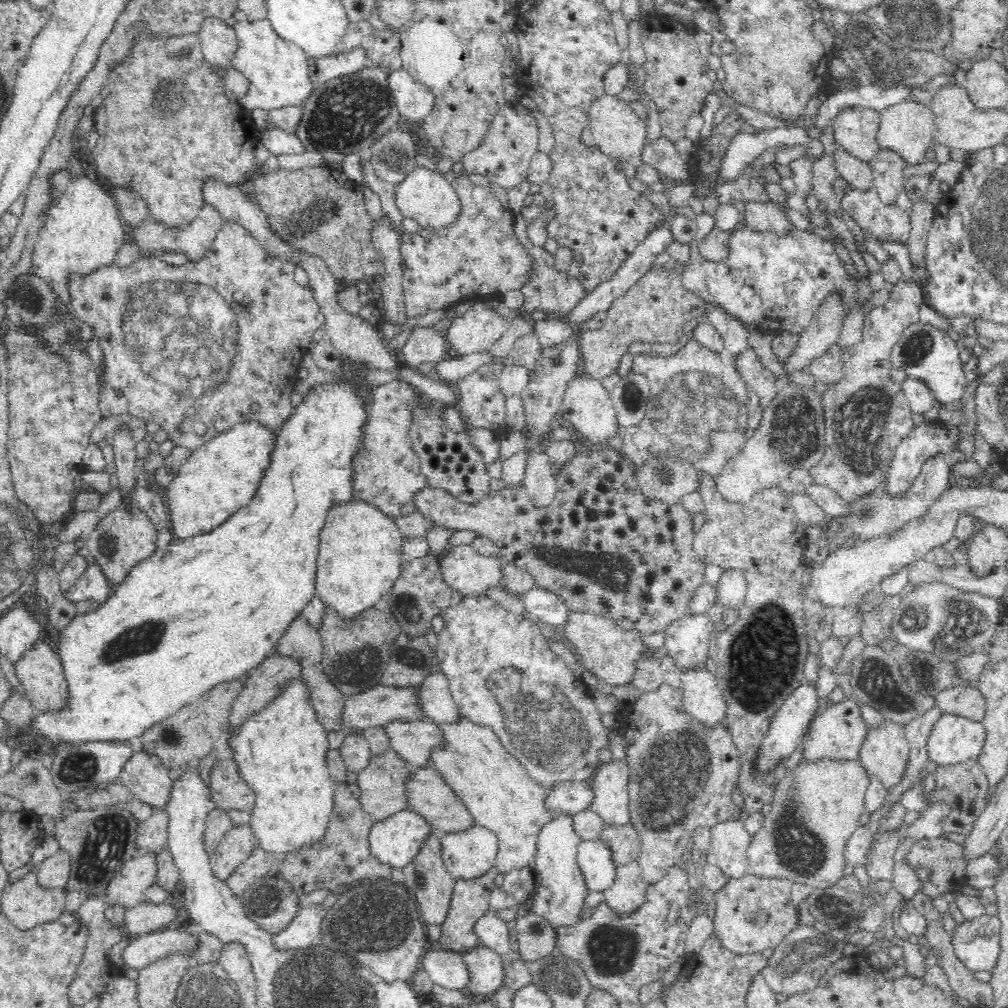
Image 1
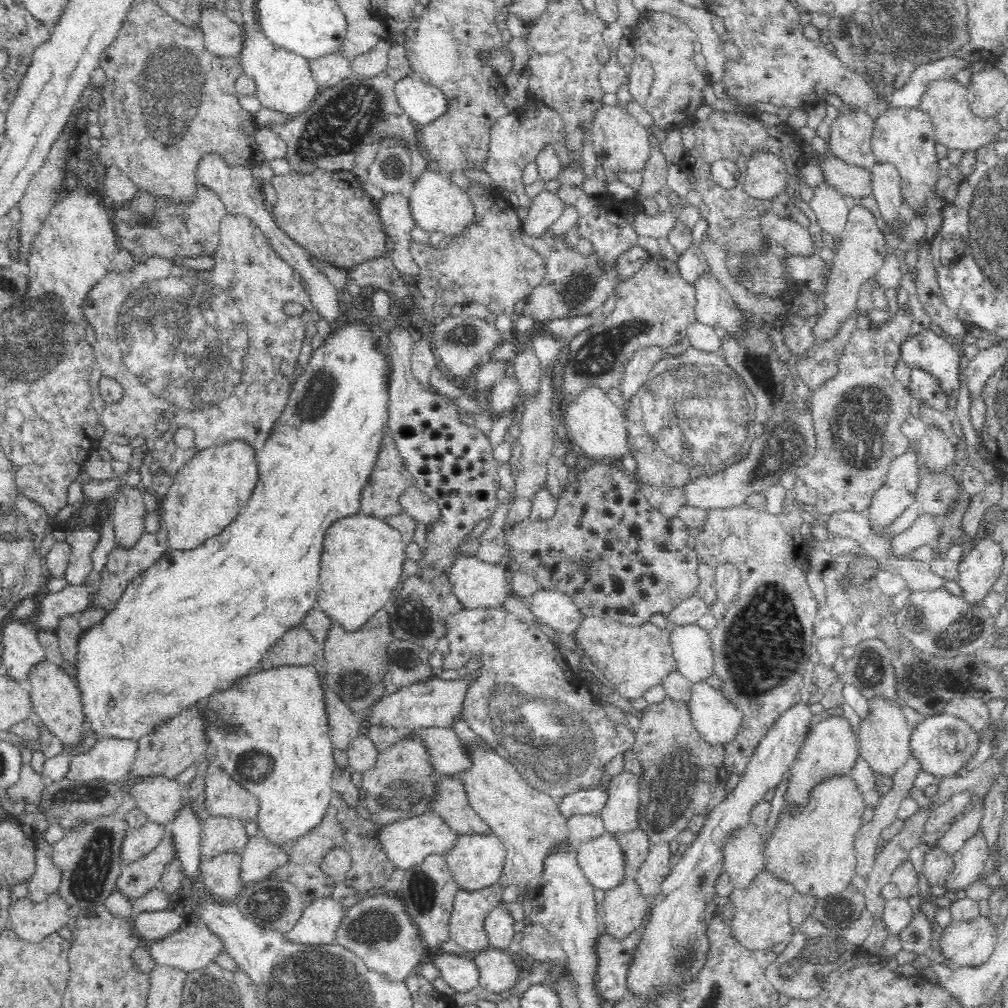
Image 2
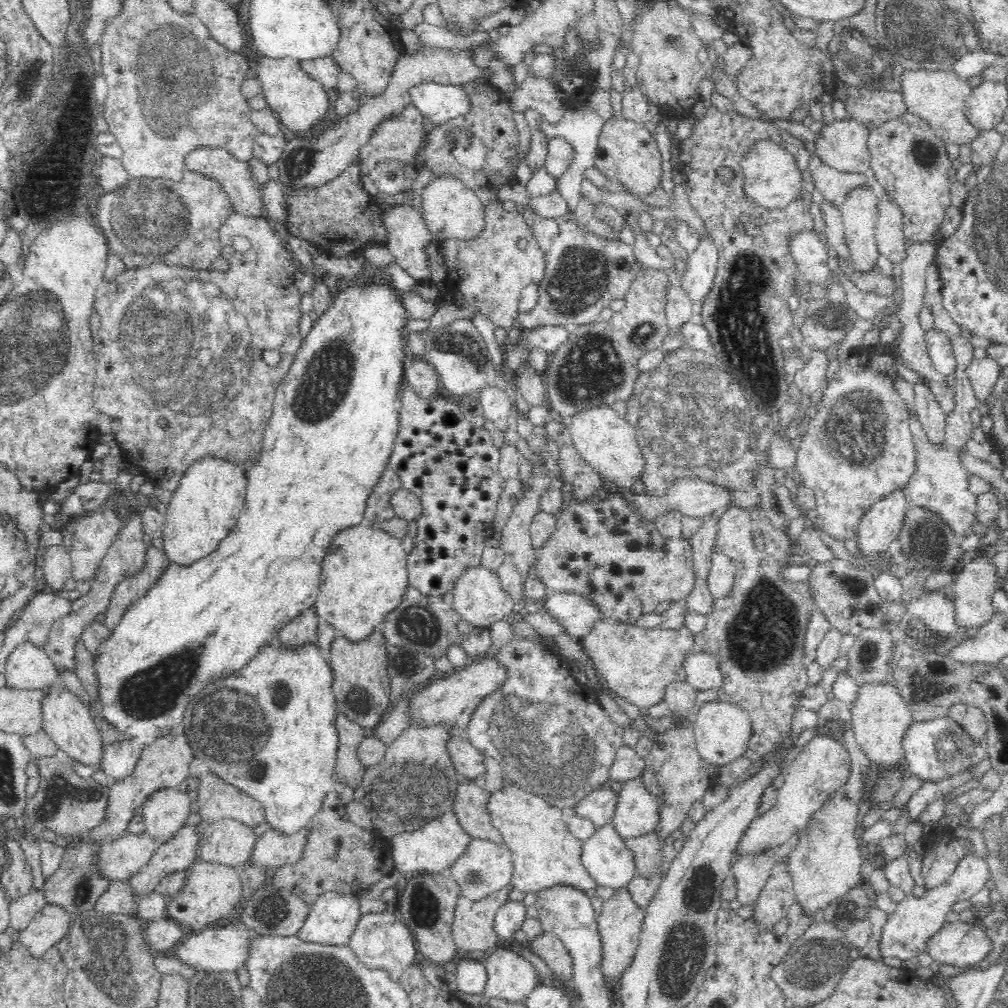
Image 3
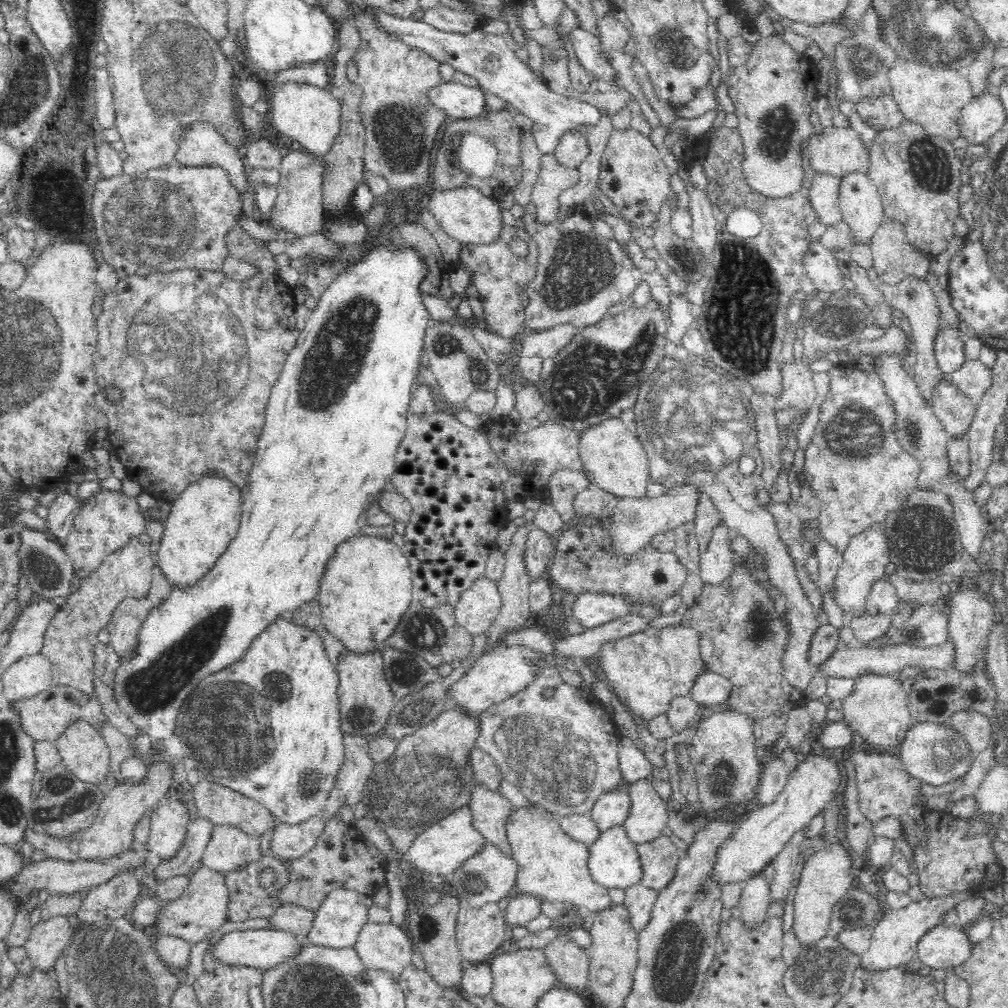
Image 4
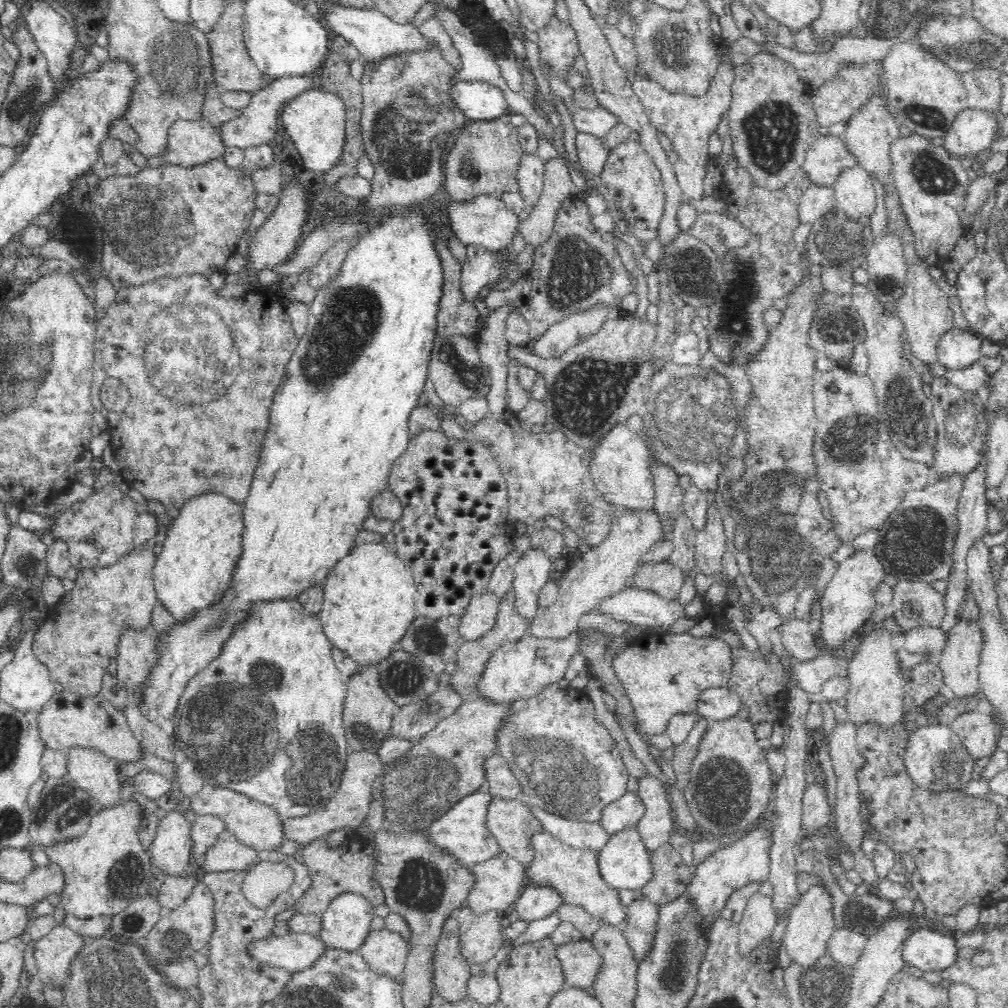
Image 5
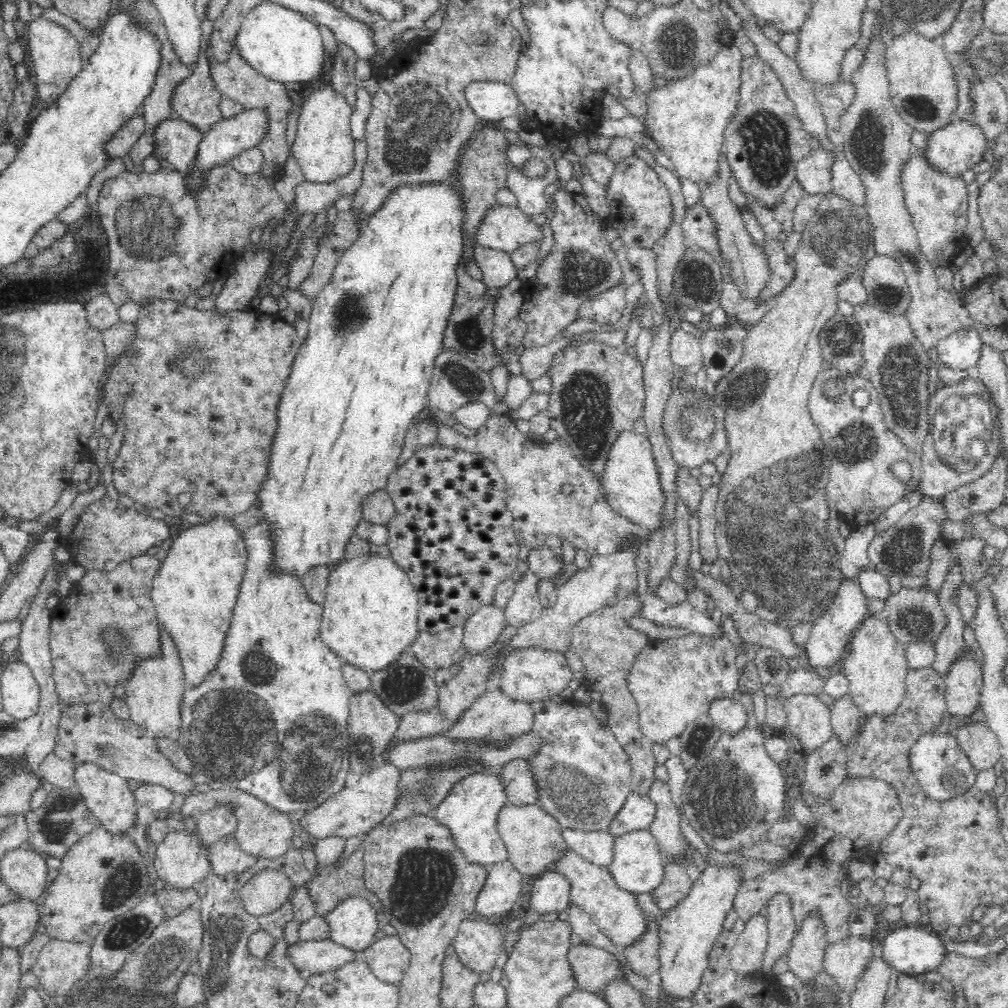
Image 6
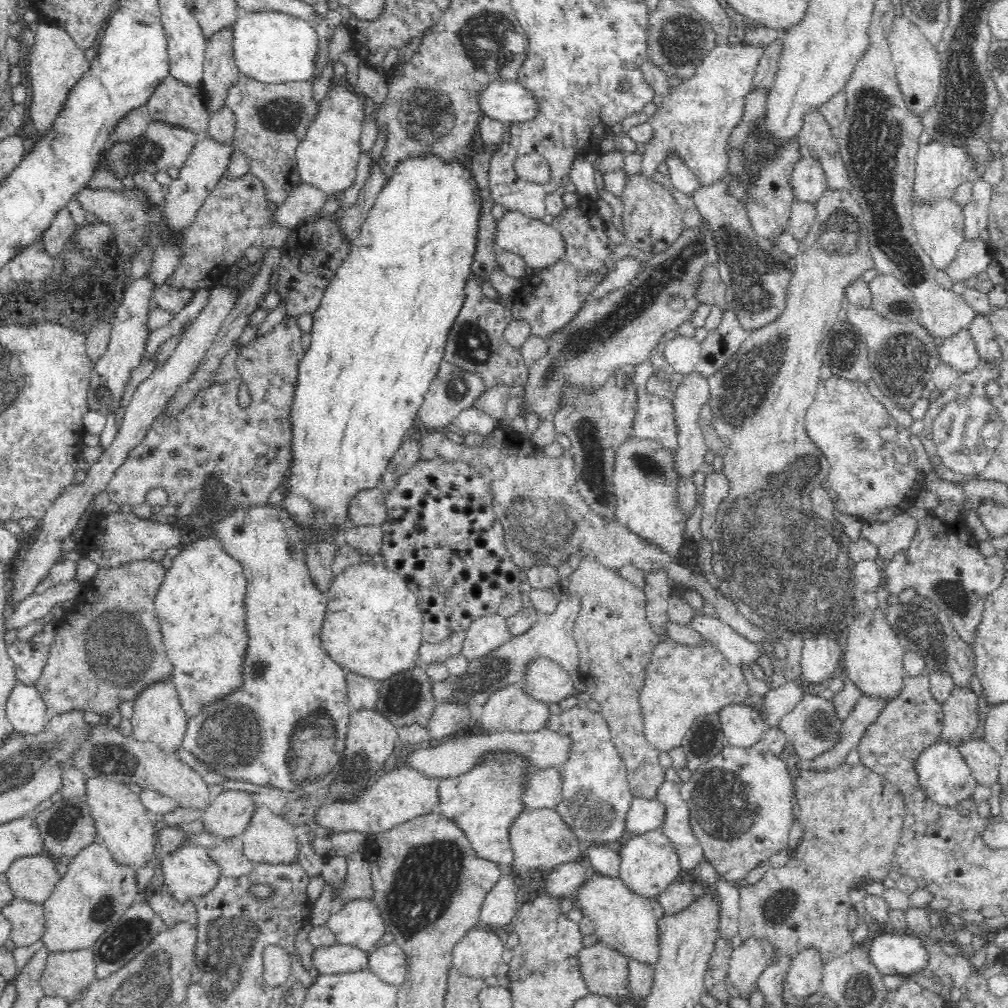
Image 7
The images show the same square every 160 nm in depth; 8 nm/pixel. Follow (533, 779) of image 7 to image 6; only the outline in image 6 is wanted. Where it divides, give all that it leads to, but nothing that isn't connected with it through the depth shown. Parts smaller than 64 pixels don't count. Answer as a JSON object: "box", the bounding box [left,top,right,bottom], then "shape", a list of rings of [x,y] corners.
{"box":[497,759,536,804],"shape":[[[512,759],[502,763],[497,774],[509,804],[536,804],[535,782],[525,759]]]}

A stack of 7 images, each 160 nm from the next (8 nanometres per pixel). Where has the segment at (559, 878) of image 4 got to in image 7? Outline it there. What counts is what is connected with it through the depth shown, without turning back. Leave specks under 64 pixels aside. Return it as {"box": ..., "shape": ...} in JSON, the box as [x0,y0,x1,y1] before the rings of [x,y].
{"box":[574,871,659,964],"shape":[[[588,871],[588,876],[574,894],[575,906],[594,923],[600,942],[626,957],[640,962],[656,964],[659,957],[658,920],[648,897],[636,894],[624,887],[617,876]]]}

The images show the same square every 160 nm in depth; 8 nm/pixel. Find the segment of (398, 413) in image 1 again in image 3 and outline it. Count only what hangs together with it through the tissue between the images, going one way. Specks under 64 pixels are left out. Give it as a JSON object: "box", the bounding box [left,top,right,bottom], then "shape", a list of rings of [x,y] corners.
{"box":[365,466,402,523],"shape":[[[390,466],[381,472],[379,481],[372,487],[365,508],[365,521],[374,523],[393,518],[392,496],[402,489],[402,481]]]}

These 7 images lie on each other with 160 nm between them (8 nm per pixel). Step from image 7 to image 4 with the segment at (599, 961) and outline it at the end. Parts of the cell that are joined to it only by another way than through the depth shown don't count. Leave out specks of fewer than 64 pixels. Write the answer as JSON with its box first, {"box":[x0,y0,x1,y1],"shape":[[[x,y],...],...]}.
{"box":[543,935,590,990],"shape":[[[559,935],[543,949],[554,977],[566,988],[579,990],[590,984],[590,956],[568,936]]]}

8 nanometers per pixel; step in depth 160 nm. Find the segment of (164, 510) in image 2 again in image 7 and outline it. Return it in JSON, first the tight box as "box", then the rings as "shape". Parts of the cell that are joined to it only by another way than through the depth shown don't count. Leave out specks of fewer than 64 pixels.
{"box":[153,534,247,717],"shape":[[[216,534],[186,544],[172,560],[158,589],[153,607],[161,626],[165,650],[172,663],[172,679],[176,685],[186,716],[192,717],[202,705],[223,697],[241,681],[241,664],[245,657],[247,634],[244,634],[244,599],[247,580],[244,567],[226,549]]]}

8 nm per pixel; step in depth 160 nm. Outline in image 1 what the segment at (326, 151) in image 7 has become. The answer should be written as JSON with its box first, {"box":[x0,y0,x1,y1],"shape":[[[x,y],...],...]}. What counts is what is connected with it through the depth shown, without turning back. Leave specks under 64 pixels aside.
{"box":[231,19,314,111],"shape":[[[268,19],[255,21],[239,20],[233,25],[237,36],[237,49],[231,60],[232,68],[239,70],[249,82],[244,96],[238,103],[247,111],[254,108],[272,110],[272,108],[289,109],[294,105],[301,106],[309,97],[314,83],[308,76],[308,56],[294,43],[282,39],[271,26]]]}

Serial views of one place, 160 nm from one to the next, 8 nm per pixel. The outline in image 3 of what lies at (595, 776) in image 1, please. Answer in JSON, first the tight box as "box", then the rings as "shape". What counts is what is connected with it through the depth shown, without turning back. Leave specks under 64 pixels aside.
{"box":[610,776,659,838],"shape":[[[640,776],[621,781],[618,802],[615,804],[610,823],[616,829],[616,833],[622,837],[634,838],[648,833],[654,833],[659,817],[658,800],[644,787]]]}

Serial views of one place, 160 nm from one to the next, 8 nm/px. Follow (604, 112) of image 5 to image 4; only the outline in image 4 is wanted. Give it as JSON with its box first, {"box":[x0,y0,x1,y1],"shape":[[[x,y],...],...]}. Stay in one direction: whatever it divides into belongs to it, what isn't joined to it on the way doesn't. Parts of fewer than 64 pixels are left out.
{"box":[370,9,598,155],"shape":[[[370,9],[370,13],[375,14],[383,30],[394,32],[406,45],[423,50],[435,58],[436,62],[450,67],[451,71],[462,72],[473,77],[475,84],[502,98],[511,110],[528,116],[533,122],[530,132],[543,155],[553,153],[560,136],[576,125],[588,123],[594,126],[598,122],[597,107],[577,95],[563,96],[552,92],[544,79],[538,78],[530,67],[516,56],[514,46],[506,42],[502,36],[482,32],[482,30],[466,35],[443,32],[426,22],[390,15],[383,10],[374,12]]]}

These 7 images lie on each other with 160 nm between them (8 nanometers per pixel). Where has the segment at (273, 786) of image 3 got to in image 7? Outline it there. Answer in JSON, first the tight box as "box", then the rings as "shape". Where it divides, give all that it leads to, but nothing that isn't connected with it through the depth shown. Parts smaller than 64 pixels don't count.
{"box":[181,504,351,802],"shape":[[[268,504],[250,509],[241,509],[230,516],[222,516],[218,520],[210,520],[208,525],[220,541],[224,543],[224,549],[228,551],[236,560],[242,563],[244,567],[244,576],[247,580],[247,587],[244,599],[244,622],[245,630],[248,632],[245,657],[241,667],[240,684],[232,689],[223,697],[214,699],[202,705],[200,712],[190,717],[187,722],[187,729],[182,739],[181,746],[188,752],[191,752],[208,766],[208,770],[216,770],[220,778],[233,778],[236,782],[250,782],[256,786],[270,786],[272,790],[280,790],[280,794],[296,794],[301,802],[305,802],[304,794],[324,794],[336,778],[332,776],[341,765],[341,759],[344,757],[346,734],[348,734],[349,714],[351,703],[349,702],[347,692],[347,671],[340,666],[322,647],[321,628],[327,609],[327,595],[316,590],[308,569],[305,565],[305,544],[301,541],[301,532],[299,526],[296,526],[289,514],[284,508],[270,506]]]}

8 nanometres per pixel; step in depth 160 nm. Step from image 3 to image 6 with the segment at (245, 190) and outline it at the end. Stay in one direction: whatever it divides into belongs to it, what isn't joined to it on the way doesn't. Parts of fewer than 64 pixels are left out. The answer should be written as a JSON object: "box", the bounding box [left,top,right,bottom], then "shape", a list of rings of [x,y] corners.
{"box":[154,118,203,172],"shape":[[[172,118],[156,128],[154,137],[154,156],[159,162],[166,160],[176,170],[190,172],[196,164],[198,146],[203,132],[182,118]]]}

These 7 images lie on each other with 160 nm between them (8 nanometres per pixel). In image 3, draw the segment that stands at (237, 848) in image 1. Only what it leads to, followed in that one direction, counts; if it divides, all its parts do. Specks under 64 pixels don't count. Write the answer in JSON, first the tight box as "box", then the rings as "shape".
{"box":[166,860,243,930],"shape":[[[196,860],[186,870],[186,884],[167,906],[166,916],[191,930],[202,930],[220,921],[242,903],[243,885],[240,869],[216,862]]]}

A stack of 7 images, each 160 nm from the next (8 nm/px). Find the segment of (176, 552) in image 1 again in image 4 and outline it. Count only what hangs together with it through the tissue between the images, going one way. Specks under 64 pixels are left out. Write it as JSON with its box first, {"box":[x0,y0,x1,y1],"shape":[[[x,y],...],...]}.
{"box":[112,243,430,738],"shape":[[[376,243],[376,248],[368,249],[366,254],[360,262],[354,263],[350,266],[347,266],[343,273],[338,274],[338,276],[334,279],[334,282],[324,290],[322,296],[317,299],[317,305],[310,313],[310,318],[306,321],[305,327],[301,330],[301,333],[298,336],[298,340],[295,344],[295,347],[289,352],[286,363],[283,367],[283,372],[280,374],[277,382],[274,384],[274,387],[271,390],[271,394],[269,397],[269,402],[266,407],[265,414],[265,424],[263,430],[259,434],[259,438],[256,443],[256,452],[253,460],[253,465],[248,472],[248,480],[244,486],[241,487],[242,490],[242,518],[240,519],[239,529],[235,534],[235,537],[230,540],[226,550],[216,559],[214,565],[212,565],[197,581],[190,583],[189,585],[182,586],[172,586],[169,593],[159,602],[156,606],[153,606],[144,617],[144,620],[140,623],[137,635],[136,635],[136,648],[132,650],[130,654],[124,654],[122,658],[119,659],[120,666],[116,668],[116,672],[114,672],[114,678],[112,678],[112,682],[114,682],[113,693],[114,698],[116,699],[116,704],[118,708],[121,710],[121,714],[126,716],[124,718],[128,718],[130,722],[140,732],[146,732],[148,736],[152,736],[152,738],[166,738],[166,736],[170,736],[172,732],[175,732],[174,726],[176,726],[178,722],[178,715],[180,714],[180,709],[184,704],[184,701],[188,698],[191,692],[202,682],[206,677],[210,677],[213,674],[219,673],[220,670],[226,670],[228,666],[235,665],[236,662],[240,662],[246,654],[248,654],[249,649],[252,647],[252,644],[255,642],[255,638],[259,637],[269,625],[274,624],[280,616],[290,616],[297,608],[300,608],[306,602],[310,602],[317,598],[317,594],[319,593],[320,588],[320,579],[322,578],[327,560],[334,554],[336,550],[336,546],[341,542],[344,542],[348,537],[356,536],[359,534],[360,529],[363,526],[366,526],[367,520],[365,519],[365,514],[368,511],[368,508],[372,506],[372,502],[377,498],[378,495],[385,489],[390,488],[389,482],[391,476],[395,471],[395,456],[397,453],[398,445],[402,438],[404,438],[405,430],[407,428],[407,414],[409,404],[412,398],[412,390],[416,383],[420,381],[418,379],[419,366],[421,362],[420,355],[422,354],[422,348],[424,346],[424,336],[425,330],[428,327],[428,320],[430,320],[430,315],[426,310],[426,307],[423,305],[422,301],[422,291],[419,290],[419,282],[423,279],[425,275],[425,266],[421,263],[419,256],[413,251],[408,250],[407,248],[400,248],[400,250],[391,250],[390,247],[384,246],[382,244]]]}

